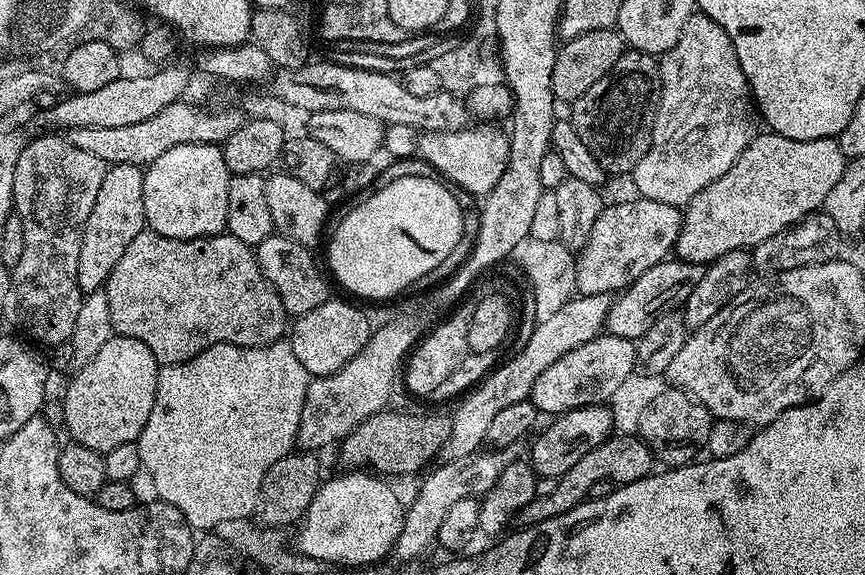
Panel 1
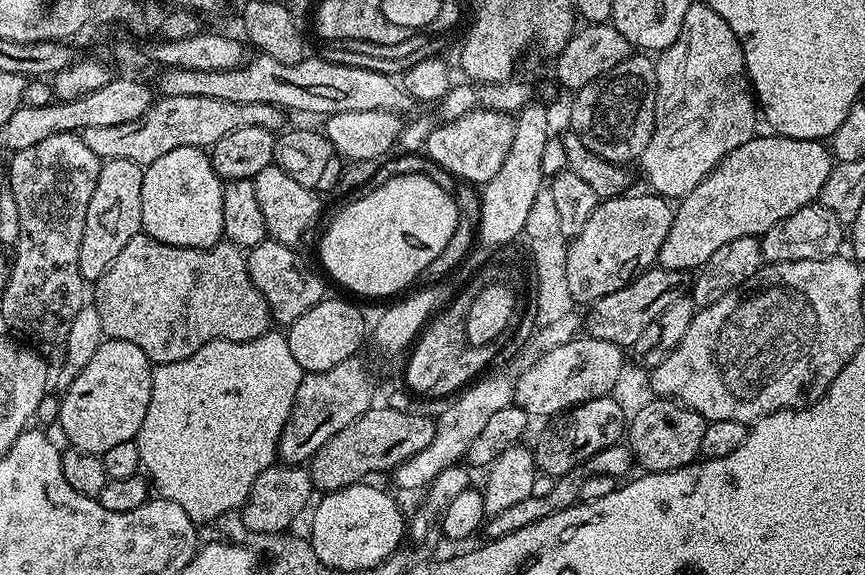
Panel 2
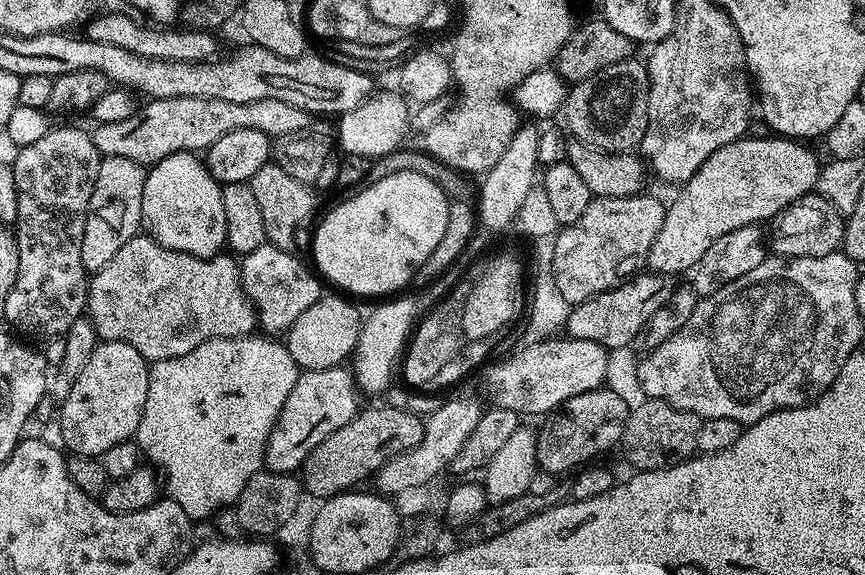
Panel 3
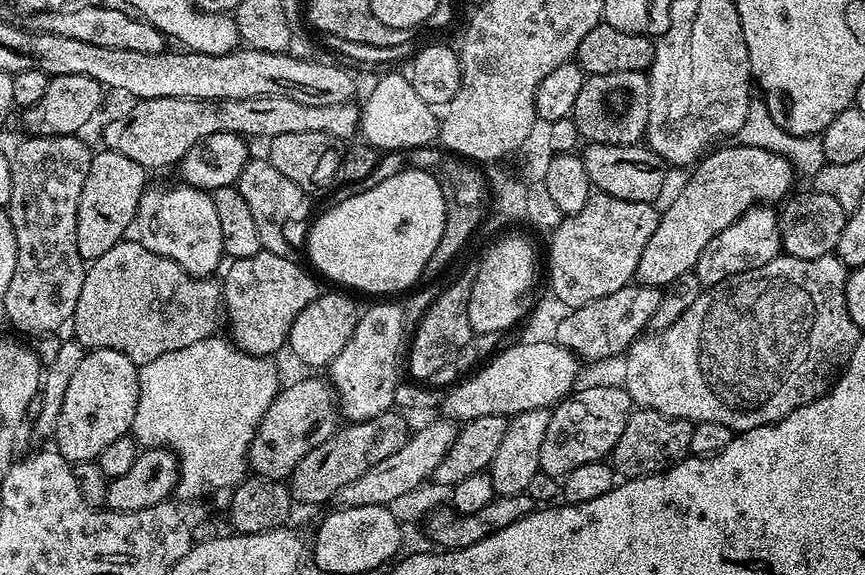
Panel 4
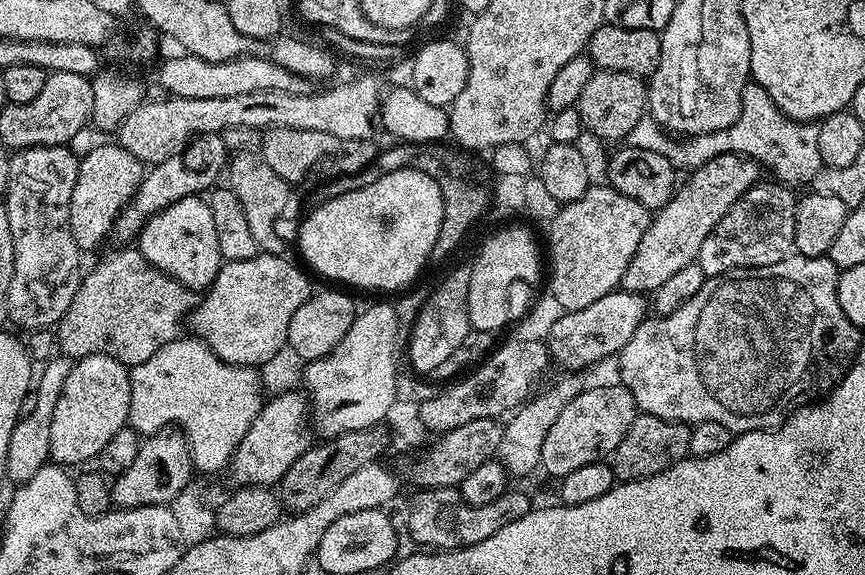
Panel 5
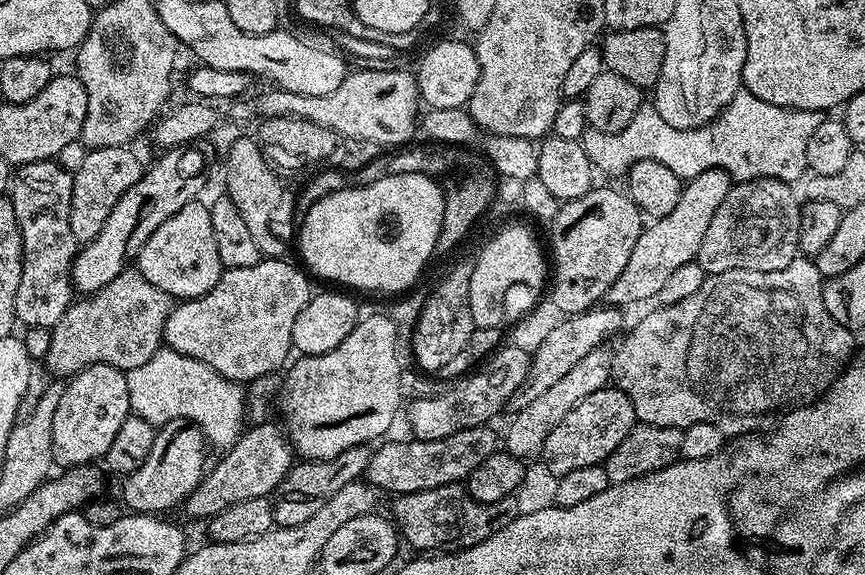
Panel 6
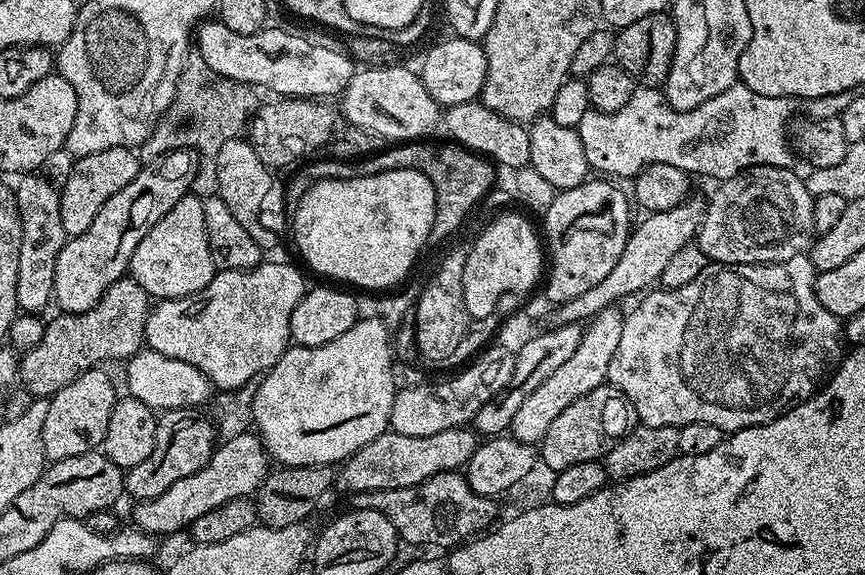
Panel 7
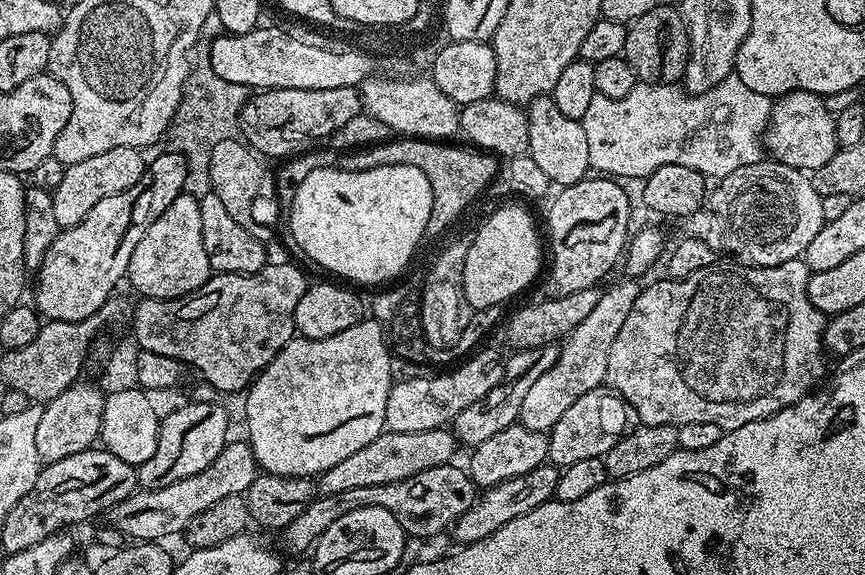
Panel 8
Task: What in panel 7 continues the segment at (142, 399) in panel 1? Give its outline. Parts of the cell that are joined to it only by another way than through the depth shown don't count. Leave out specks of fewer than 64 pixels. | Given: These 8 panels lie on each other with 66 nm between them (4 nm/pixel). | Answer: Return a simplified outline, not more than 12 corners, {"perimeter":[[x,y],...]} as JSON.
{"perimeter":[[94,367],[48,400],[49,461],[103,445],[118,393]]}

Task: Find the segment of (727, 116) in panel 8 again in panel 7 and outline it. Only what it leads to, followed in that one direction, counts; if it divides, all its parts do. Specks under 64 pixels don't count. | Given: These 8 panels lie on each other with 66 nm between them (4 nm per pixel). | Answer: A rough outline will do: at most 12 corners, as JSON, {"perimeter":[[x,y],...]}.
{"perimeter":[[738,80],[678,112],[640,86],[579,123],[588,165],[719,182],[791,167],[795,97]]}

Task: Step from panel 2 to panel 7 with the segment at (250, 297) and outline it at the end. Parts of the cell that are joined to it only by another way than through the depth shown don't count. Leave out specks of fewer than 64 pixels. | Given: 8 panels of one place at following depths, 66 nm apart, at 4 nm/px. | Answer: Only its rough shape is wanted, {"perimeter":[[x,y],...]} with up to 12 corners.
{"perimeter":[[125,278],[56,314],[19,357],[33,397],[145,347],[148,292]]}

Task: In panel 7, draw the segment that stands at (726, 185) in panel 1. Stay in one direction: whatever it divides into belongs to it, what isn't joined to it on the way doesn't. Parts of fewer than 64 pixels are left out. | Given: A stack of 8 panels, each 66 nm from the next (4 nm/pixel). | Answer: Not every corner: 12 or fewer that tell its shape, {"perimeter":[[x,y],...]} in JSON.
{"perimeter":[[689,198],[645,215],[614,270],[559,305],[555,323],[580,324],[659,281],[693,243],[705,207]]}

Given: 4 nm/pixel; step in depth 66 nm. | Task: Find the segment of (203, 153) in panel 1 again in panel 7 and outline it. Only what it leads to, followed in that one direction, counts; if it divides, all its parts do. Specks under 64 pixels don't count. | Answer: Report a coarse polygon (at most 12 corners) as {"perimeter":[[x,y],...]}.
{"perimeter":[[174,202],[138,242],[130,278],[157,301],[193,296],[218,269],[204,202]]}

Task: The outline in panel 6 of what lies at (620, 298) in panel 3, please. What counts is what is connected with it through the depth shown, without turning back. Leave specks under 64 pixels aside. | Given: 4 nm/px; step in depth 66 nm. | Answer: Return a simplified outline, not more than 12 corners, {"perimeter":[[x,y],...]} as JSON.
{"perimeter":[[621,309],[568,314],[530,352],[513,413],[620,328]]}

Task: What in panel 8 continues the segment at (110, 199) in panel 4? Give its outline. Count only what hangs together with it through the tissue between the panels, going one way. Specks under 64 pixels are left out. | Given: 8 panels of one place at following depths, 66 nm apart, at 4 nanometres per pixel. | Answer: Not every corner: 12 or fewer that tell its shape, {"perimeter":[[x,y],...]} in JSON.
{"perimeter":[[118,146],[63,169],[51,189],[61,230],[102,198],[128,192],[146,167]]}

